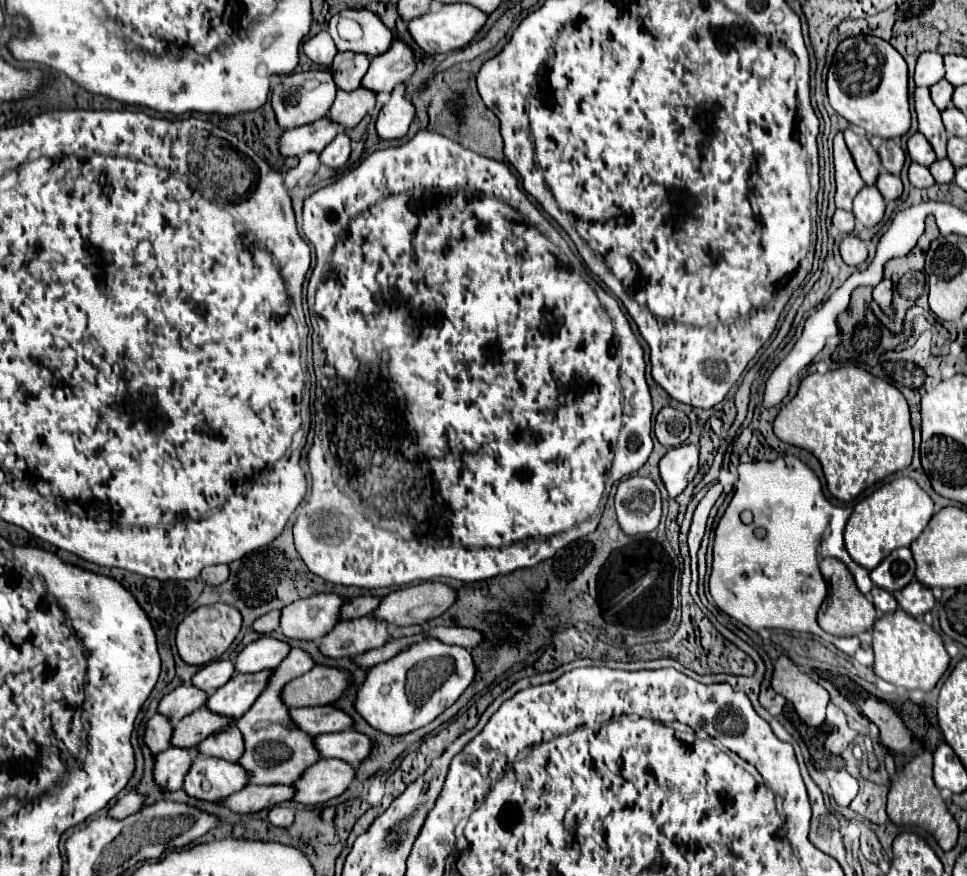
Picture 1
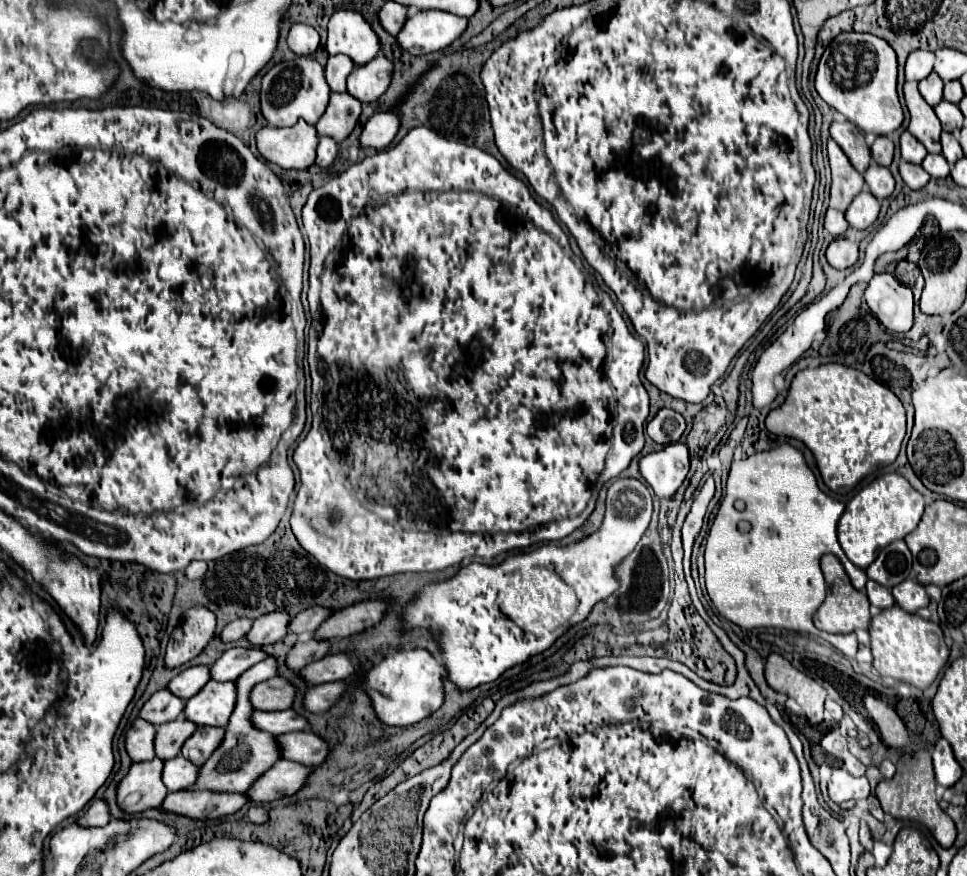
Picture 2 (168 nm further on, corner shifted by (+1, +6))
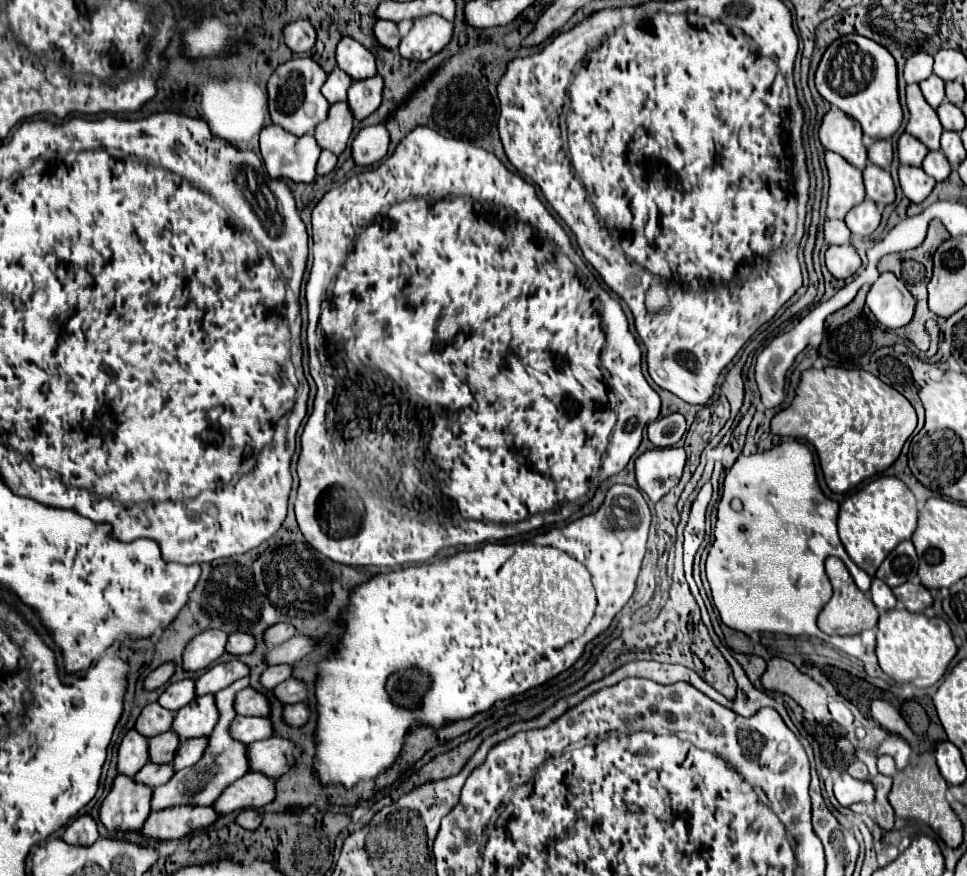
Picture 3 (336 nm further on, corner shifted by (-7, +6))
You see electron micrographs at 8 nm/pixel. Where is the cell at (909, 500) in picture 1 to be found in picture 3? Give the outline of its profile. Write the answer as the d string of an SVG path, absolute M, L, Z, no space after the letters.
M879 477L859 489L857 493L849 495L839 505L839 537L849 553L849 557L871 577L875 575L877 567L883 559L901 543L911 539L915 525L917 525L917 505L913 493L907 485L897 477Z

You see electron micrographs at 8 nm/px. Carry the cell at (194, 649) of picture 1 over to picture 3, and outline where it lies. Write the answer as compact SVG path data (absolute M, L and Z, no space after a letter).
M165 663L161 667L157 667L155 671L151 671L145 681L143 681L143 689L145 691L153 691L153 689L159 689L161 685L165 685L169 681L169 677L173 675L173 669L175 665L173 663Z

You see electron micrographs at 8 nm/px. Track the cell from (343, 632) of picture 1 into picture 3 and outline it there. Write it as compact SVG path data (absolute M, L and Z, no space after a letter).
M275 665L275 667L267 667L261 673L259 681L261 681L261 685L265 689L273 689L273 687L277 687L281 681L285 681L289 677L291 677L291 667L289 665Z

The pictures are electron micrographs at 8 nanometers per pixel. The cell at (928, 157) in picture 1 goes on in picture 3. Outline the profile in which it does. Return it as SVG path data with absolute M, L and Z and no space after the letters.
M903 133L899 137L899 141L897 141L897 155L899 155L899 163L901 165L921 167L921 163L923 163L927 153L929 153L929 149L909 133Z

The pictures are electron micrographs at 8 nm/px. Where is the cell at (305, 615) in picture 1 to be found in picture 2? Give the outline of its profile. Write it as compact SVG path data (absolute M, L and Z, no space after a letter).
M267 613L265 617L255 619L253 629L247 633L247 639L257 647L277 643L289 635L289 621L291 617L287 613Z

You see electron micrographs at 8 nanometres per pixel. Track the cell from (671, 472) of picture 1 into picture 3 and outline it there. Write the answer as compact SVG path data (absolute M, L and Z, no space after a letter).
M667 447L651 449L635 459L635 479L641 493L657 503L665 493L669 493L681 479L685 465L685 449Z

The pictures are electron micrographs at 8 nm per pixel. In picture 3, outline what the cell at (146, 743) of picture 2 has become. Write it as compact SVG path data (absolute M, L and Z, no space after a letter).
M135 729L127 731L123 737L119 749L117 749L117 771L121 775L133 777L145 763L149 763L149 751L147 751L149 739L139 735Z

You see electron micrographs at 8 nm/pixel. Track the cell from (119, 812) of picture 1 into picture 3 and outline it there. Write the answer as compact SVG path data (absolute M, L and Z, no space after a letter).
M81 815L77 817L63 833L63 841L71 843L71 845L93 845L97 841L99 833L97 833L97 823L93 821L91 815Z

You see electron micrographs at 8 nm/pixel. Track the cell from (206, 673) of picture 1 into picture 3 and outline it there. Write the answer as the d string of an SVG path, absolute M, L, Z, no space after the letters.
M183 679L183 681L169 685L161 693L157 703L161 707L169 709L171 713L177 713L183 705L189 705L189 701L193 701L193 699L195 699L195 683L193 683L193 679Z

